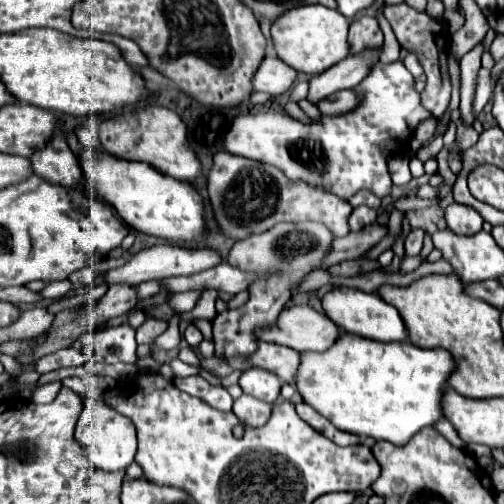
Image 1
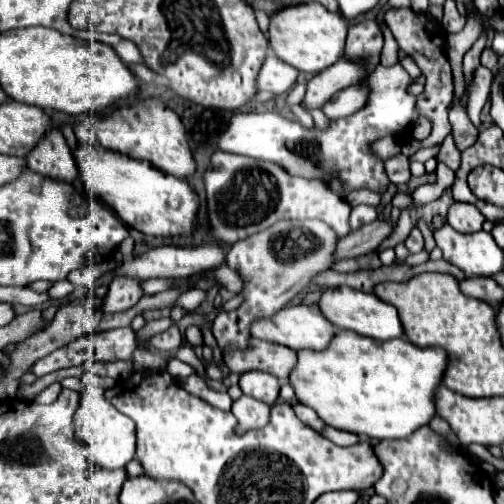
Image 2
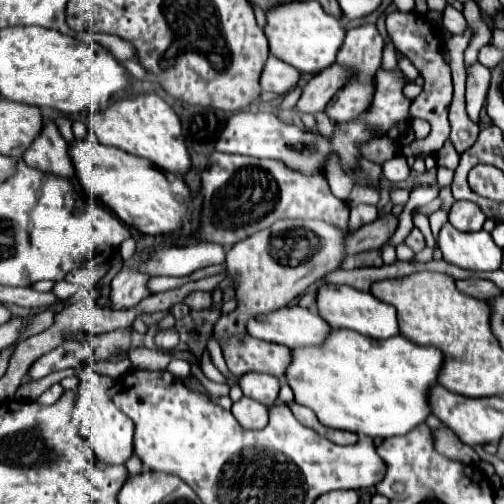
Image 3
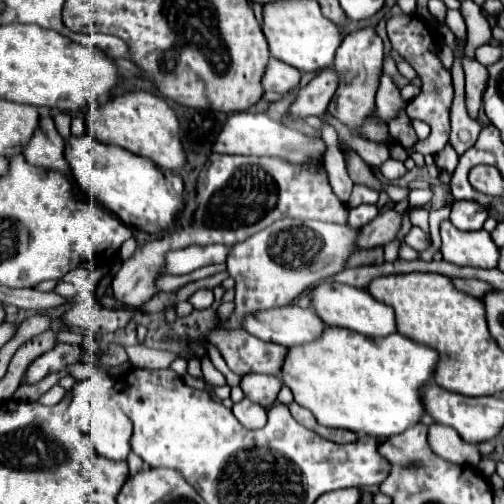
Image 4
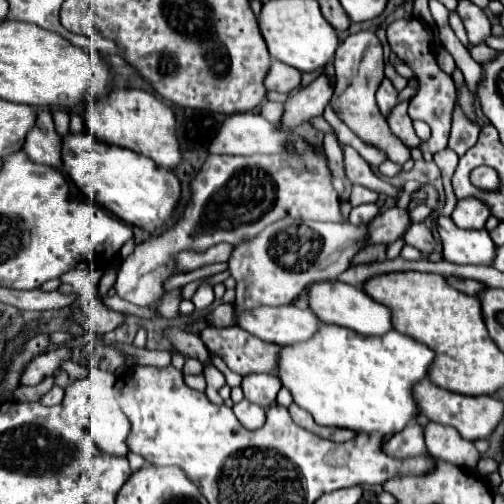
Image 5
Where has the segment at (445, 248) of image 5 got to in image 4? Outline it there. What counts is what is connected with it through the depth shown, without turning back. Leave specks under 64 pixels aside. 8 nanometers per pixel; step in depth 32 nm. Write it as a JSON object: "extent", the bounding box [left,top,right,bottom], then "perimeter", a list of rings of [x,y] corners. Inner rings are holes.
{"extent":[440,220,500,268],"perimeter":[[[444,220],[440,226],[440,236],[440,252],[446,262],[472,268],[498,268],[500,248],[496,248],[486,230],[460,232],[450,220]]]}

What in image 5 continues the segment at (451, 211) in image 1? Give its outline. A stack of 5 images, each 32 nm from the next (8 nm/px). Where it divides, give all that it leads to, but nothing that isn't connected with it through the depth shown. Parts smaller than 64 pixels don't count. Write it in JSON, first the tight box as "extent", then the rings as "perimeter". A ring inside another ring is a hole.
{"extent":[454,198,490,230],"perimeter":[[[464,198],[456,202],[454,208],[454,224],[464,230],[480,230],[484,228],[490,216],[490,208],[476,198]]]}

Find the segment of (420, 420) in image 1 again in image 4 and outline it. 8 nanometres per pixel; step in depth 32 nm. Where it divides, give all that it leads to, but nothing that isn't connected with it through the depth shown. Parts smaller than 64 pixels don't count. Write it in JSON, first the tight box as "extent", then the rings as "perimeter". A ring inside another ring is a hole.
{"extent":[282,328,440,438],"perimeter":[[[326,328],[324,336],[316,342],[288,348],[288,360],[282,368],[284,384],[292,390],[294,402],[308,408],[322,426],[342,428],[352,432],[362,432],[376,438],[388,438],[400,432],[406,432],[412,424],[418,424],[426,414],[422,404],[422,388],[434,380],[436,364],[440,354],[402,334],[390,334],[386,338],[368,338],[358,332],[344,328]]]}

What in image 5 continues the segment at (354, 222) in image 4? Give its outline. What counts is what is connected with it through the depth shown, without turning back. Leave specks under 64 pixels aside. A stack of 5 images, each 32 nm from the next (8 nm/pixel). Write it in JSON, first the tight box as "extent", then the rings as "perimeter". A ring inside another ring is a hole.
{"extent":[348,204,378,226],"perimeter":[[[362,204],[362,206],[356,206],[356,208],[350,210],[348,222],[354,224],[354,226],[360,226],[360,224],[368,224],[376,216],[378,216],[378,206],[376,204]]]}

